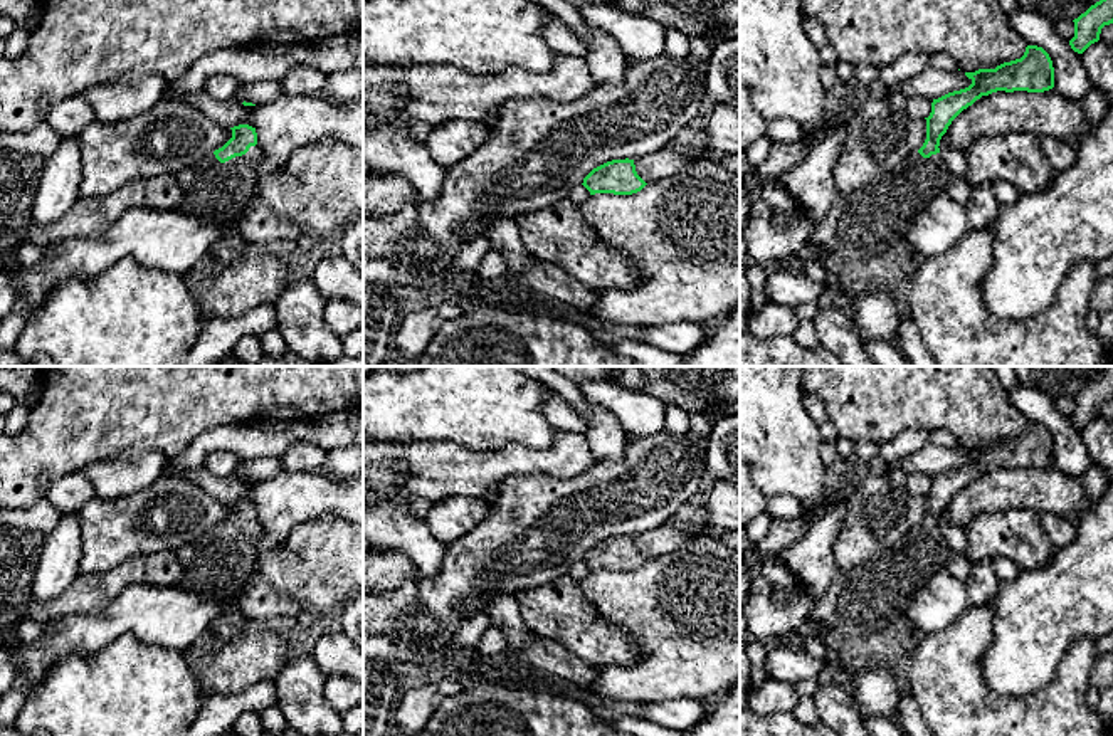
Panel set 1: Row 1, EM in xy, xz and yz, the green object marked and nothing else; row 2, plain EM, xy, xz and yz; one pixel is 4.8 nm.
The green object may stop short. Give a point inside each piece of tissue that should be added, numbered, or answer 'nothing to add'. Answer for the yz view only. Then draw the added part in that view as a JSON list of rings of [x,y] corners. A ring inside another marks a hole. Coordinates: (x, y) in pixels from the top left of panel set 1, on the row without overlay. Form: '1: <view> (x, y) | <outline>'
1: yz (865, 610) | [[[916,528],[898,548],[836,575],[826,593],[812,605],[809,622],[826,632],[826,645],[839,655],[839,667],[832,674],[839,686],[851,691],[851,674],[879,662],[894,674],[903,696],[911,692],[910,660],[925,635],[908,618],[908,610],[931,576],[947,566],[950,556],[952,549],[940,529],[923,534]]]

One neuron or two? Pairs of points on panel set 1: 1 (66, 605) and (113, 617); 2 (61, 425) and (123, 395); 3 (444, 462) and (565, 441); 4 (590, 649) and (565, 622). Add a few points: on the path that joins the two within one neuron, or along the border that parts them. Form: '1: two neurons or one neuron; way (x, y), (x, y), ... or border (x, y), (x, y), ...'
1: two neurons; border (126, 587), (100, 610), (61, 615), (58, 619)
2: one neuron; way (76, 422), (103, 395), (108, 395)
3: one neuron; way (474, 462), (535, 461)
4: one neuron; way (585, 642), (572, 629)

